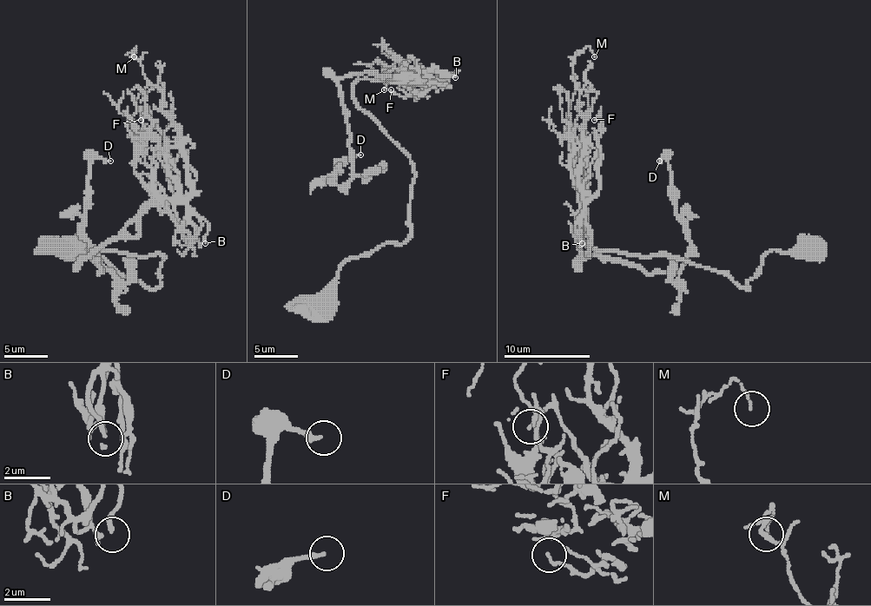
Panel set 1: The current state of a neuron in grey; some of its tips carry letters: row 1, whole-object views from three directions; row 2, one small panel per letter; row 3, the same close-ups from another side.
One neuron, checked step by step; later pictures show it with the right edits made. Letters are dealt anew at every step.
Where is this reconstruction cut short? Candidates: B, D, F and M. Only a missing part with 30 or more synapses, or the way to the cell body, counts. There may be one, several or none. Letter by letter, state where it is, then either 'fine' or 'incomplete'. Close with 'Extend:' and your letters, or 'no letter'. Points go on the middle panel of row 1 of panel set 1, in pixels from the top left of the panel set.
B: place (455, 77); fine
D: place (360, 154); fine
F: place (391, 89); fine
M: place (384, 89); fine
Extend: no letter

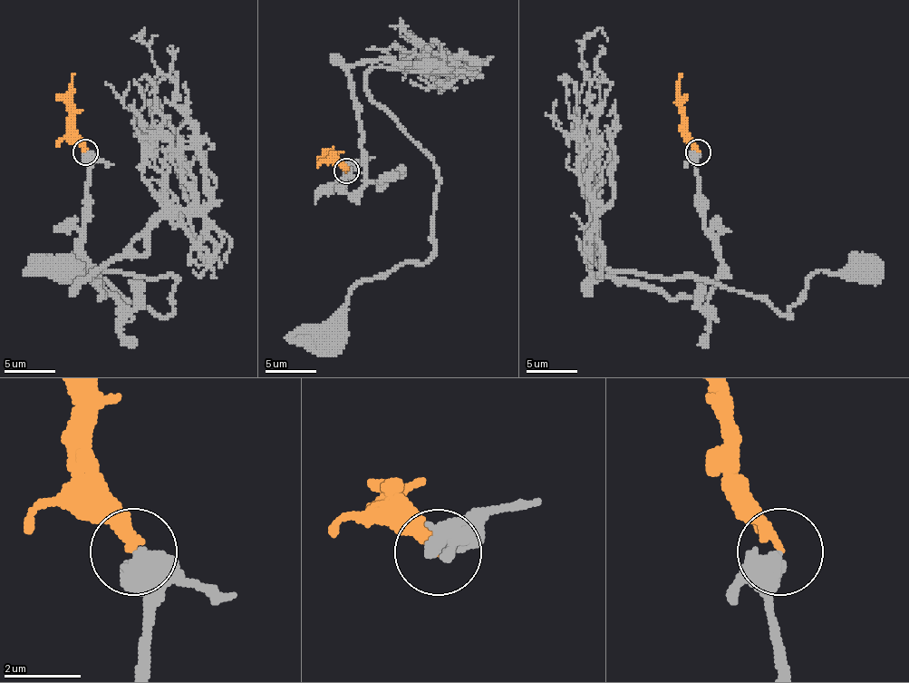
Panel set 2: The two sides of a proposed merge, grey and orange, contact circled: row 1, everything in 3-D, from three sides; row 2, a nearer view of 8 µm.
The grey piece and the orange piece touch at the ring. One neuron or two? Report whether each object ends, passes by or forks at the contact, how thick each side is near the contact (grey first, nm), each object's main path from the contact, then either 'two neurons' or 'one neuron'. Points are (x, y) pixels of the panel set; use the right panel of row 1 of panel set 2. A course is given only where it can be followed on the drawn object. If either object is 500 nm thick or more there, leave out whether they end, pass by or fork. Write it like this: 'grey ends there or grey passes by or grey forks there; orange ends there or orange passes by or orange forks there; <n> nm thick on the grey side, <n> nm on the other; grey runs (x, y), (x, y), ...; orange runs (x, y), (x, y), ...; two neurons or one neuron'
650 nm thick on the grey side, 300 nm on the other; grey runs (697, 151), (712, 287), (666, 298), (597, 278), (592, 259), (718, 283), (790, 316), (818, 269), (862, 269); orange runs (697, 151), (684, 128), (681, 74); one neuron

